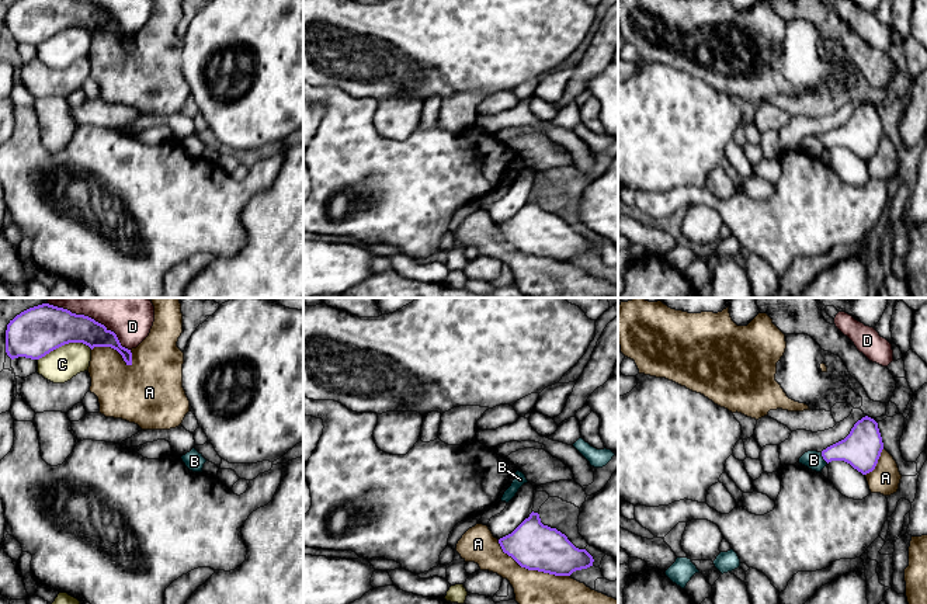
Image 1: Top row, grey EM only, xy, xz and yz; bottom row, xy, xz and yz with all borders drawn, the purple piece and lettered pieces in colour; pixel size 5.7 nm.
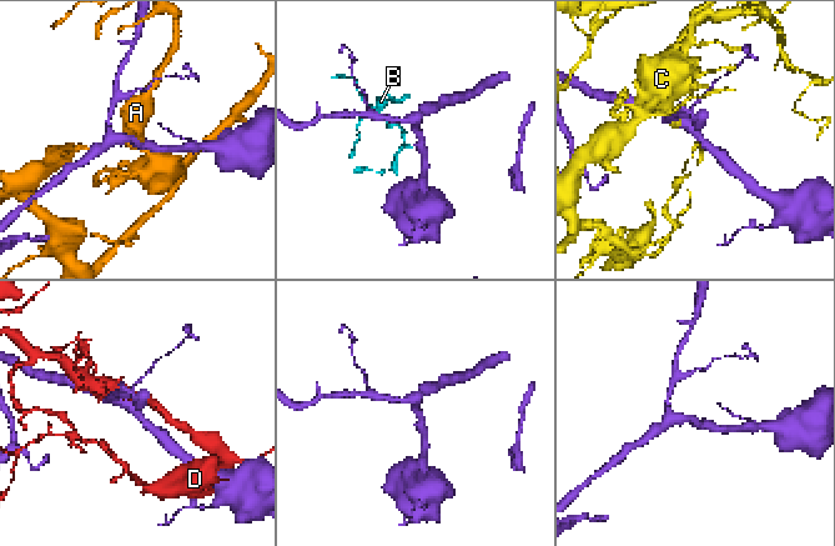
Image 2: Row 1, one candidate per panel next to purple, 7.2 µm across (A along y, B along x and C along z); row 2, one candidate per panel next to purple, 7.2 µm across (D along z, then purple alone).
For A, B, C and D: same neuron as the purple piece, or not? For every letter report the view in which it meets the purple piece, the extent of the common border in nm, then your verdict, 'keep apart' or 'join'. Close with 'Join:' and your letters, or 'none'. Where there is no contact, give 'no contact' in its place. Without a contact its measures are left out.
A: xz | 460 nm | keep apart
B: yz | 80 nm | keep apart
C: xy | 320 nm | keep apart
D: xy | 550 nm | keep apart
Join: none

